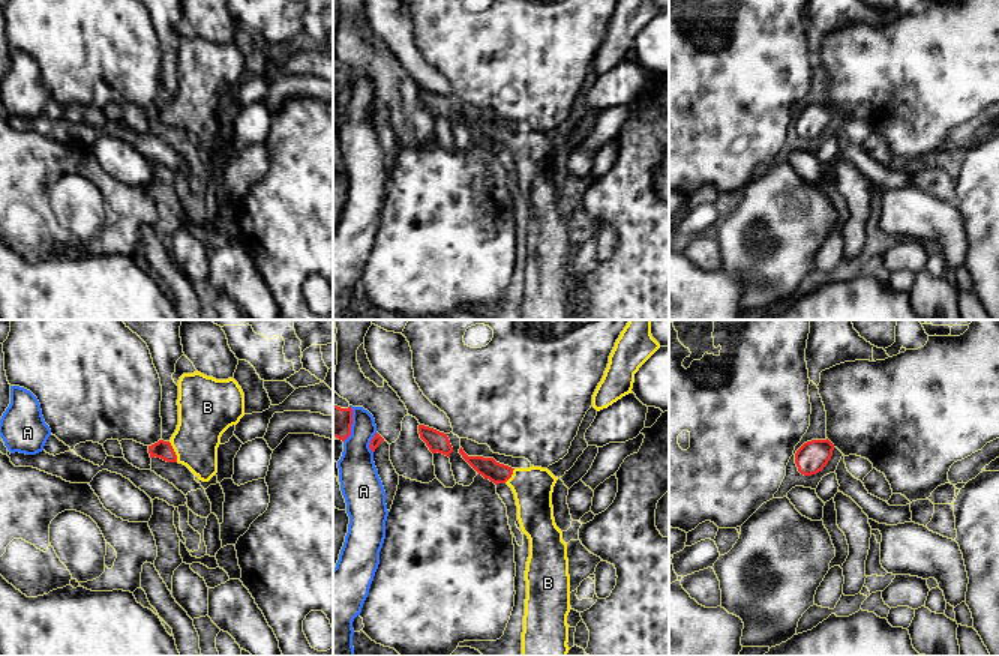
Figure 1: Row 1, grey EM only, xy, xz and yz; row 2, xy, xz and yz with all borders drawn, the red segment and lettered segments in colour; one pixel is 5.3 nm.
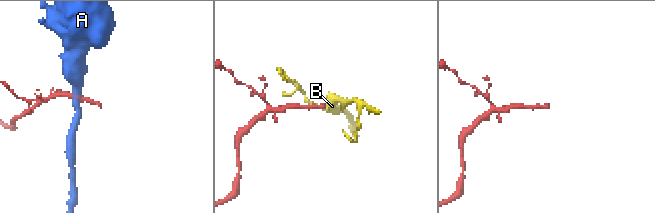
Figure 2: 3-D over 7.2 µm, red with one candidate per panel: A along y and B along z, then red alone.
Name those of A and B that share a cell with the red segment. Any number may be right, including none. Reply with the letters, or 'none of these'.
B

